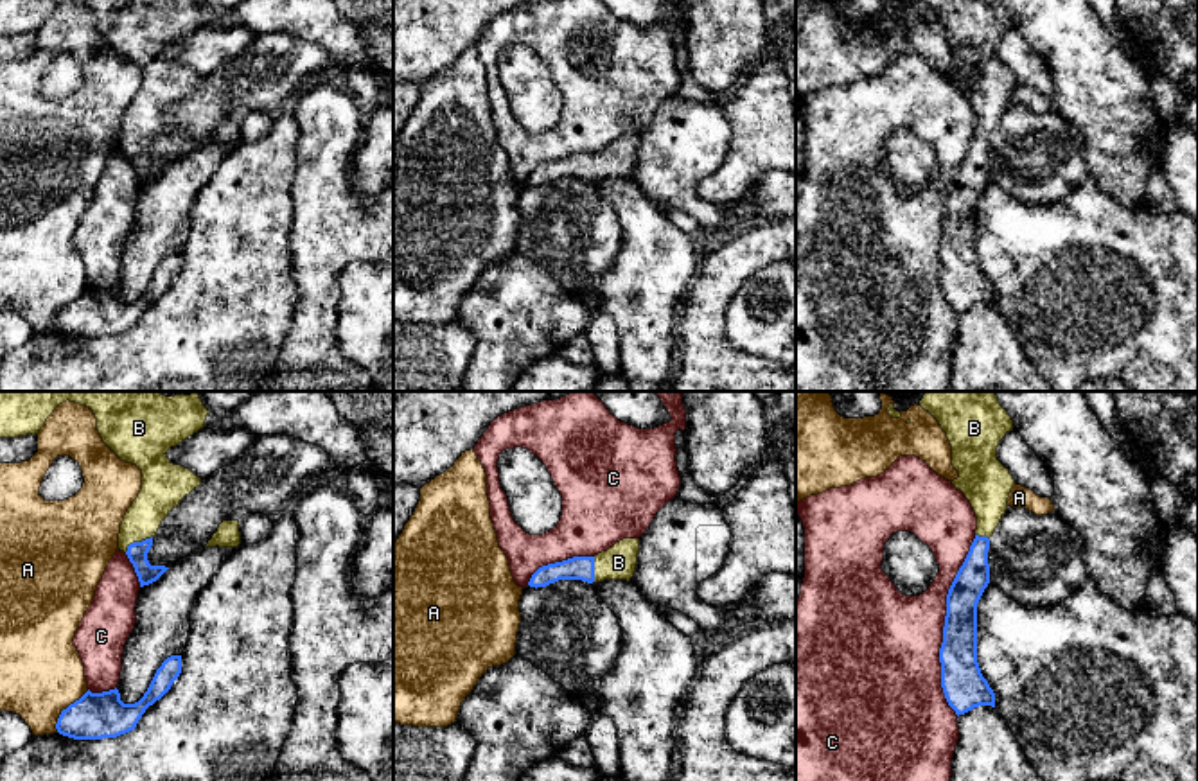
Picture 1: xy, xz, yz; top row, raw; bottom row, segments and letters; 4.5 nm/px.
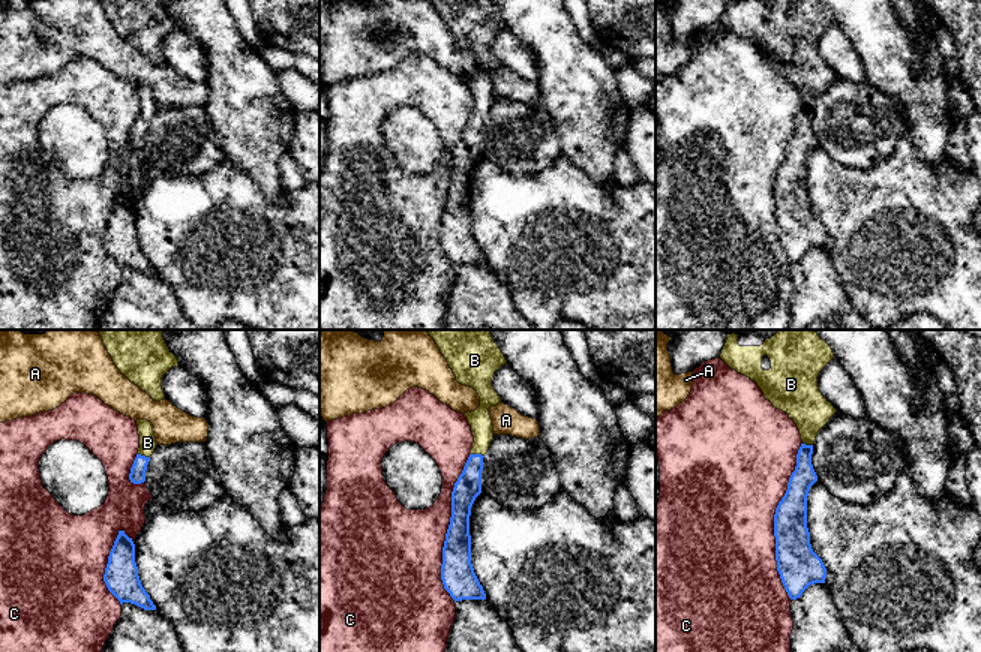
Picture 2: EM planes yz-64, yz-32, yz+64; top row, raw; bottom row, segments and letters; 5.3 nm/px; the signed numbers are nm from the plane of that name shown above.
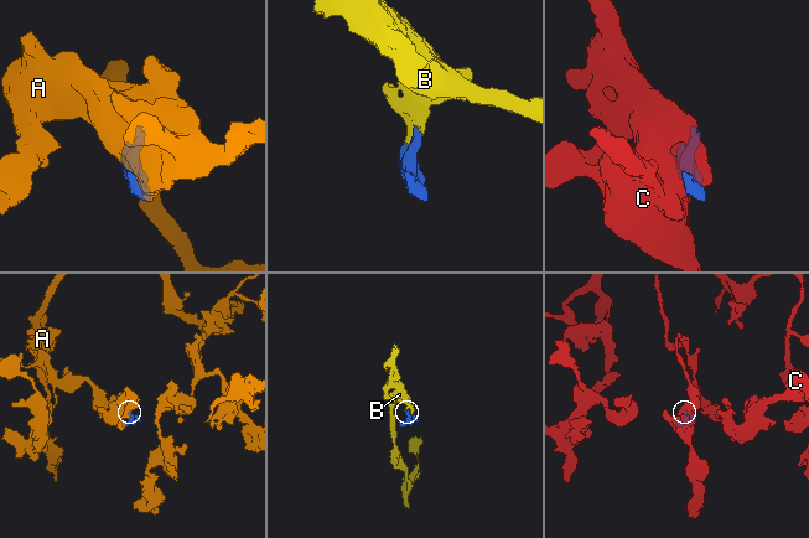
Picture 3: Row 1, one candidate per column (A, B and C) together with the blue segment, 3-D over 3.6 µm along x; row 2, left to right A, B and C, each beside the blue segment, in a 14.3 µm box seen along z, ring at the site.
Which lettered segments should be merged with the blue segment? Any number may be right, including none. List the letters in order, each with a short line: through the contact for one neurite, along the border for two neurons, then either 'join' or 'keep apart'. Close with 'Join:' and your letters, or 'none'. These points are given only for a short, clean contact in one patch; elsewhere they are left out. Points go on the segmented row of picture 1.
A: xy (88, 690), (61, 711), (56, 731) | keep apart
B: join
C: keep apart
Join: B

